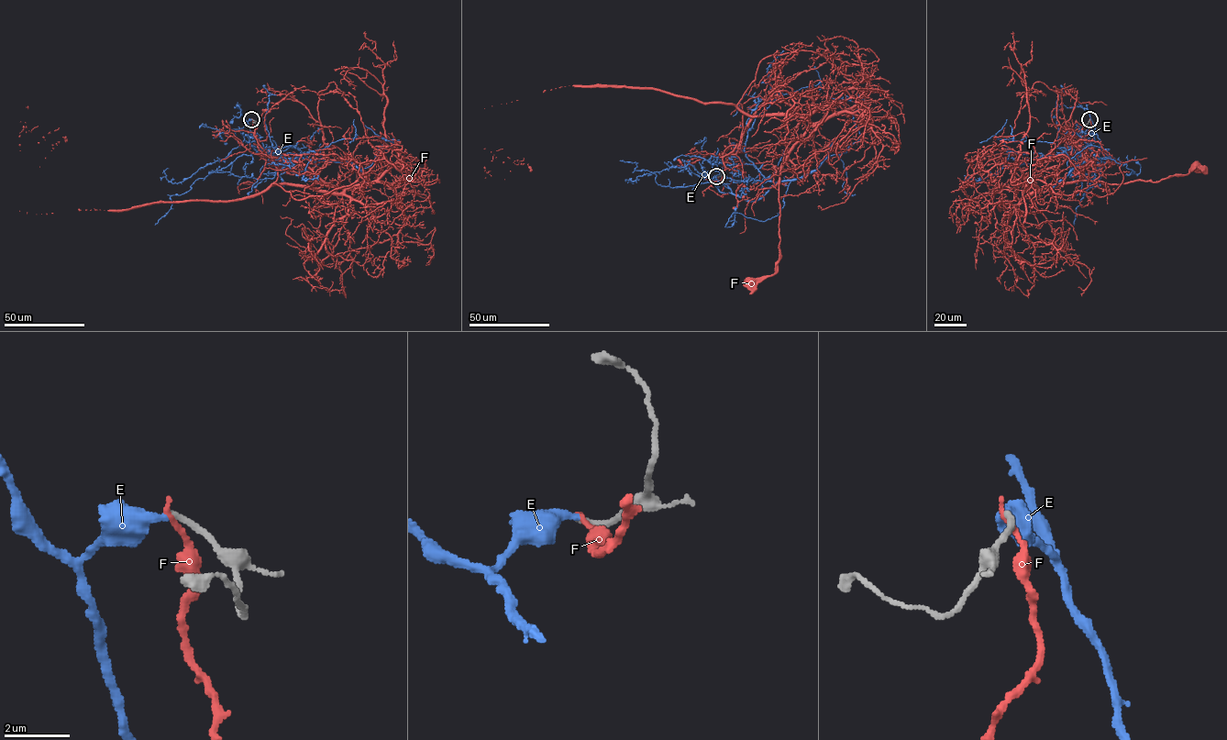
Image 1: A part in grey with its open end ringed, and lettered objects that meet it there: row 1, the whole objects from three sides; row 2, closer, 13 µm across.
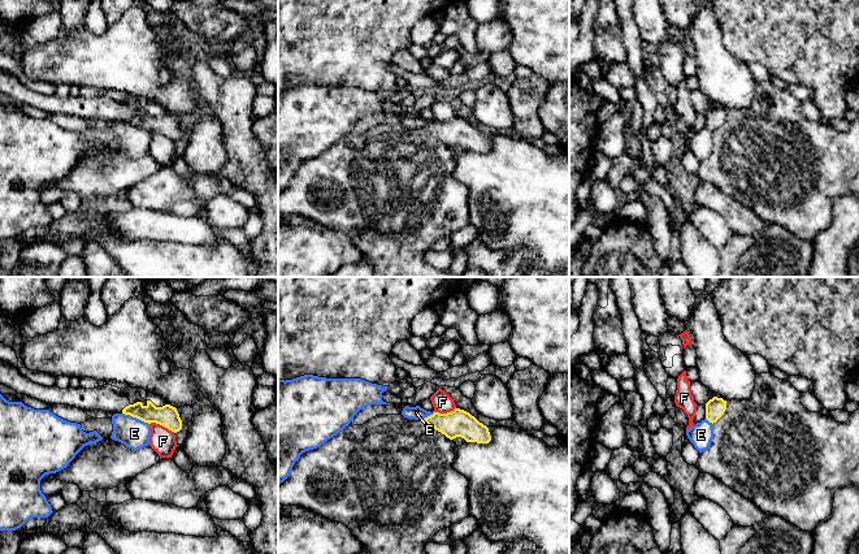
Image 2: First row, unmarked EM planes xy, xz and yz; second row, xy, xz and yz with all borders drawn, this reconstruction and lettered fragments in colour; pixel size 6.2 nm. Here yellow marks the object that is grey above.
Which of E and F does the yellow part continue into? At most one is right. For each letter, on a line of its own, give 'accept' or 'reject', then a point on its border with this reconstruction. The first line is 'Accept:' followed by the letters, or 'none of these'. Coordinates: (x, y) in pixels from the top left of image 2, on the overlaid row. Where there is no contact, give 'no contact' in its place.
Accept: none of these
E: reject; meets yellow in xy at (135, 416)
F: reject; meets yellow in xy at (163, 425)

